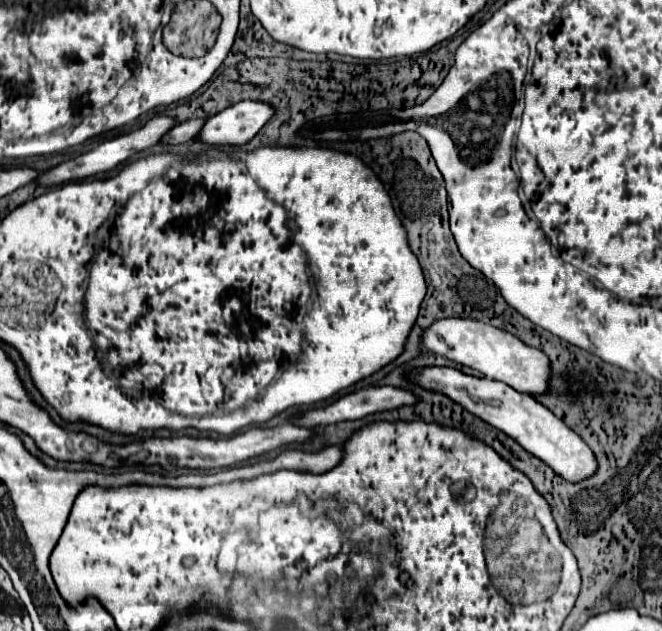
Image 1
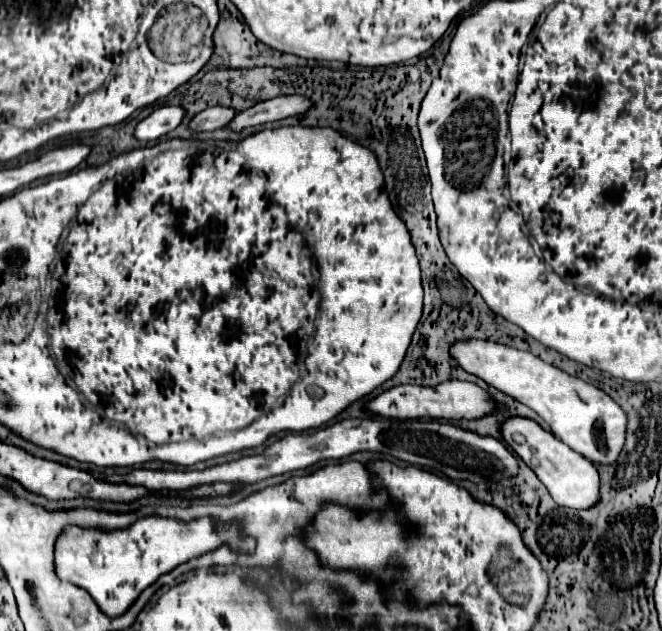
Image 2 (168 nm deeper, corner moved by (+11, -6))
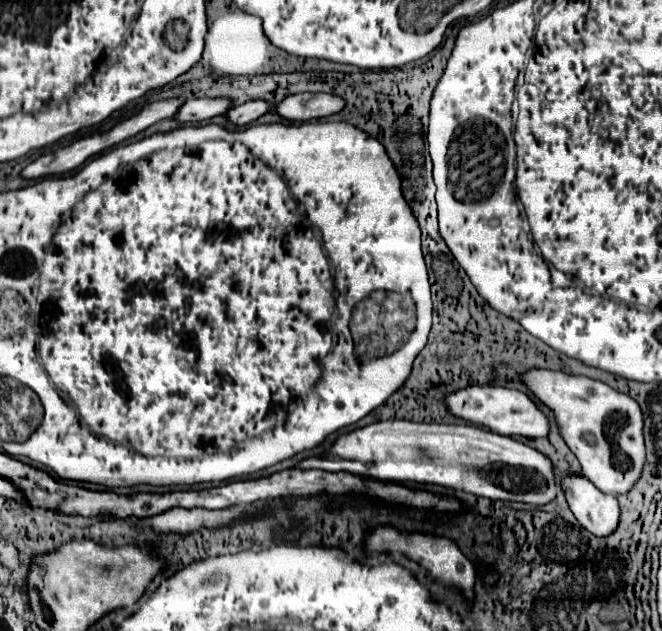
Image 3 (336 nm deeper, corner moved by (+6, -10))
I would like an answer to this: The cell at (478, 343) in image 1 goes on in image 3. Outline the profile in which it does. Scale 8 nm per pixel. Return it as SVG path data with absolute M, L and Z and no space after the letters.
M529 370L523 382L533 390L535 396L539 396L539 400L543 400L555 412L555 418L561 426L561 434L569 444L569 448L579 458L583 474L601 492L619 496L619 494L627 494L637 484L645 464L645 440L643 440L643 414L631 396L617 392L599 380L591 380L585 376L569 376L551 370Z

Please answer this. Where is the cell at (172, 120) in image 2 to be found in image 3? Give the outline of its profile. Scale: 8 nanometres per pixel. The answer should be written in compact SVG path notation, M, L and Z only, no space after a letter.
M191 98L181 106L177 118L183 122L199 122L225 114L229 108L233 108L231 98Z

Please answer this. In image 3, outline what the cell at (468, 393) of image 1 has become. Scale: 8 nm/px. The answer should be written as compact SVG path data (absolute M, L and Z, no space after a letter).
M565 476L563 490L571 512L593 536L611 536L619 524L619 504L615 496L603 494L585 476Z

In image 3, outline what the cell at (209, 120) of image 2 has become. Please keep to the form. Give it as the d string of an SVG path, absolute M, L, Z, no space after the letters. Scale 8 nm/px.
M251 100L251 102L245 102L241 106L233 106L227 112L227 116L229 116L229 120L233 124L243 126L243 124L255 122L259 116L263 116L263 114L267 114L271 110L275 110L275 104L273 102L267 102L267 100Z

